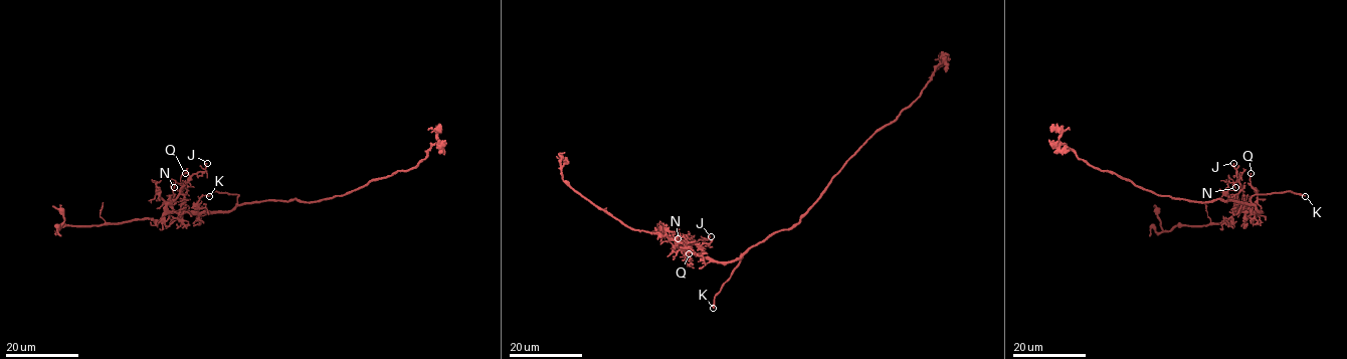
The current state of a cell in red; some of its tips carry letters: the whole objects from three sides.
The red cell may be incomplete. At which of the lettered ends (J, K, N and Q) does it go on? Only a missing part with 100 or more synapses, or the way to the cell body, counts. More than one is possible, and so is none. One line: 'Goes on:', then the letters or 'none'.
Goes on: K

